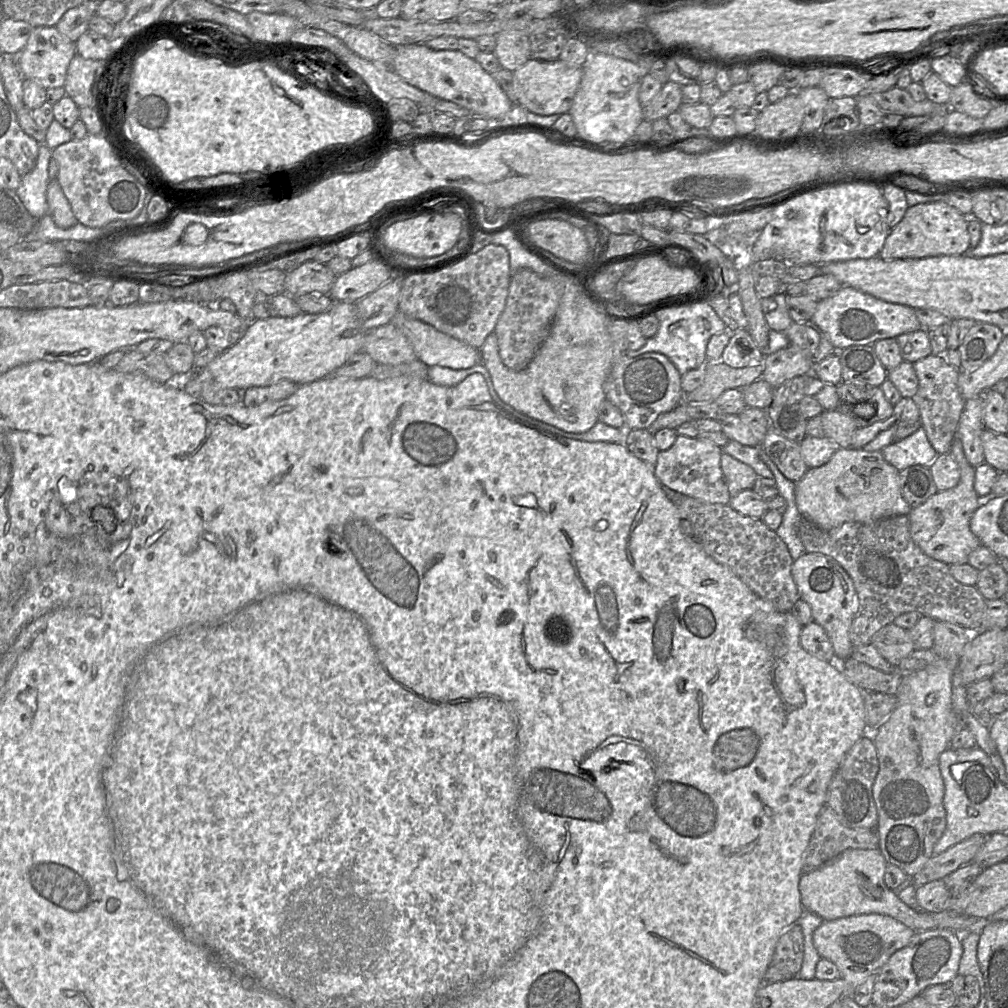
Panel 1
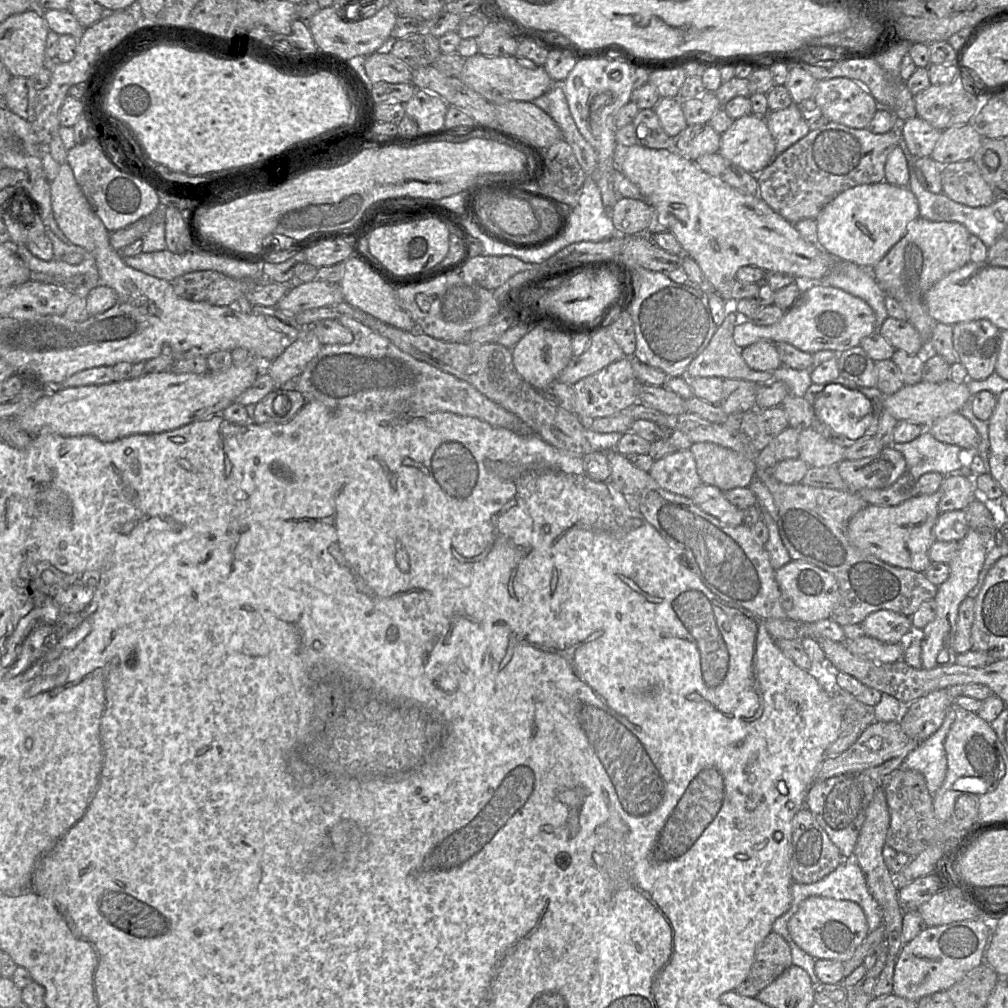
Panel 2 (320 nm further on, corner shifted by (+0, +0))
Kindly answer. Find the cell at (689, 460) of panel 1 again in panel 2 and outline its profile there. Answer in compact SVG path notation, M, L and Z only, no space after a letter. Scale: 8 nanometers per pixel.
M690 449L676 450L654 461L648 473L662 489L688 498L702 484Z

